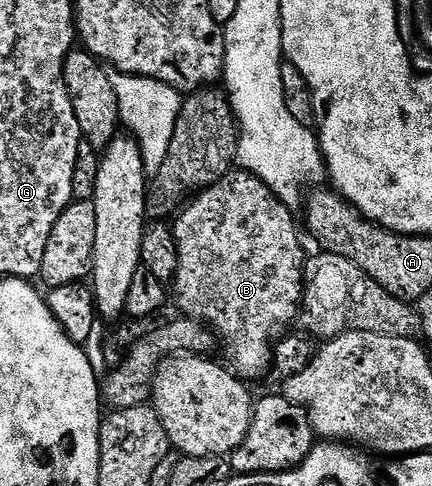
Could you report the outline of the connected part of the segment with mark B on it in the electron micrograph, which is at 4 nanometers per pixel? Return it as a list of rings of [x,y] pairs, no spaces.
[[[233,169],[215,185],[206,187],[188,205],[182,206],[181,216],[171,223],[178,253],[175,286],[177,299],[185,310],[182,312],[225,338],[226,364],[233,374],[245,381],[268,372],[274,339],[299,315],[307,254],[301,248],[301,235],[289,211],[292,211],[290,204],[263,185],[263,181],[248,171]]]

